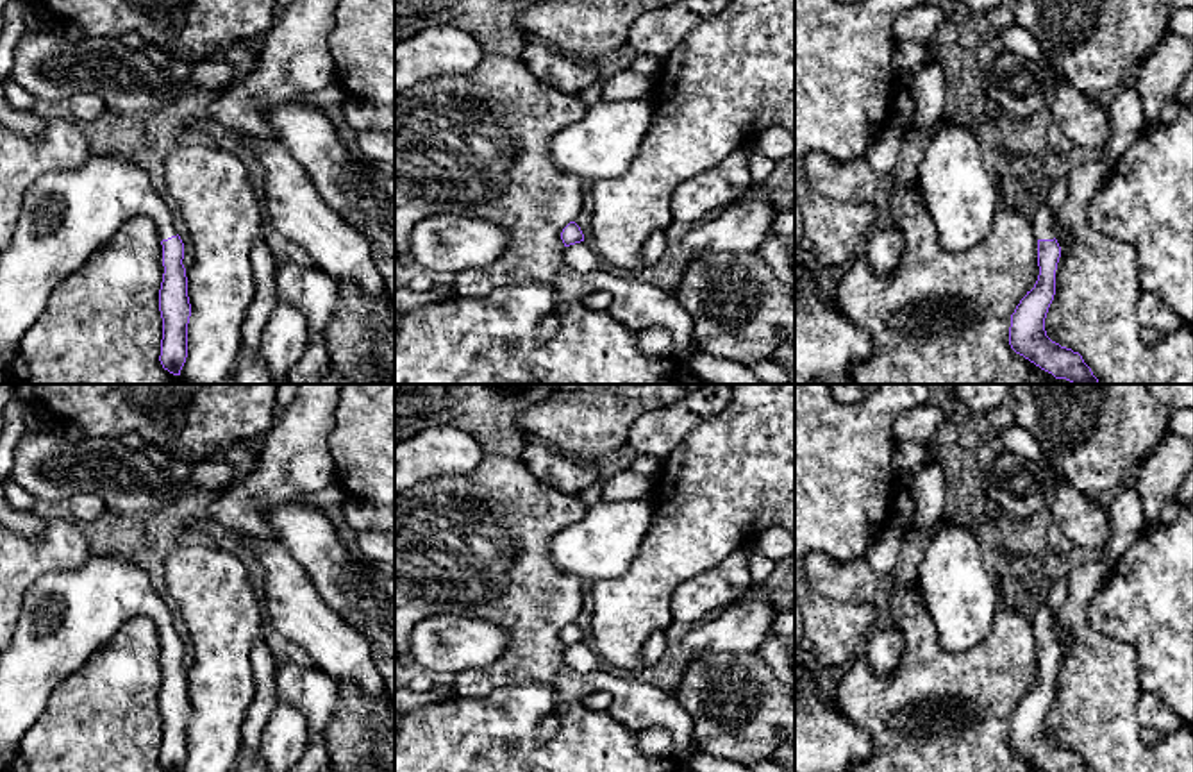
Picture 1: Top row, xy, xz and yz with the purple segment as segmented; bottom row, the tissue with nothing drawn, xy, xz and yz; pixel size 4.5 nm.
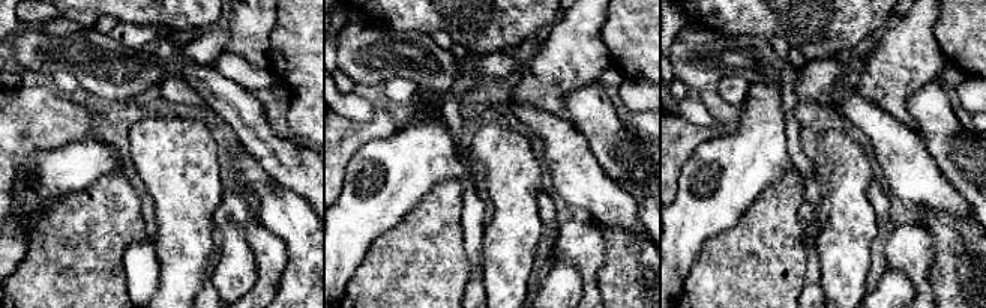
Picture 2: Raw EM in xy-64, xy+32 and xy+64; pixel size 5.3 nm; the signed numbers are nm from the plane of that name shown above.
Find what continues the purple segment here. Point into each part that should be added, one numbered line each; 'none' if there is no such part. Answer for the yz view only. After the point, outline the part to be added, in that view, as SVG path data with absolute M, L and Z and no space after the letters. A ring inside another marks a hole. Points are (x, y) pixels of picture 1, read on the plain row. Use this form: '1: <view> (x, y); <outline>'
1: yz (1042, 622); M1047 600L1036 604L1034 617L1032 617L1032 629L1038 640L1055 638L1054 629L1052 629L1052 609Z

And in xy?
1: xy (66, 615); M93 554L82 566L43 574L29 586L13 640L0 650L0 772L11 772L23 734L54 688L134 617L152 618L161 640L177 636L170 606L148 574L127 558Z

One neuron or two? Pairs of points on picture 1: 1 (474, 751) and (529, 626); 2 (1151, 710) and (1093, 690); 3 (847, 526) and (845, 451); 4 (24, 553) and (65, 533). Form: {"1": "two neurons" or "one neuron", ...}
{"1": "two neurons", "2": "two neurons", "3": "one neuron", "4": "one neuron"}

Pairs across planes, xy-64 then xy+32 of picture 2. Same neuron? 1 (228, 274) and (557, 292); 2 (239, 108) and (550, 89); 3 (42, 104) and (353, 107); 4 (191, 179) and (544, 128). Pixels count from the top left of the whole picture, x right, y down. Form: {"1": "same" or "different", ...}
{"1": "same", "2": "different", "3": "different", "4": "different"}

